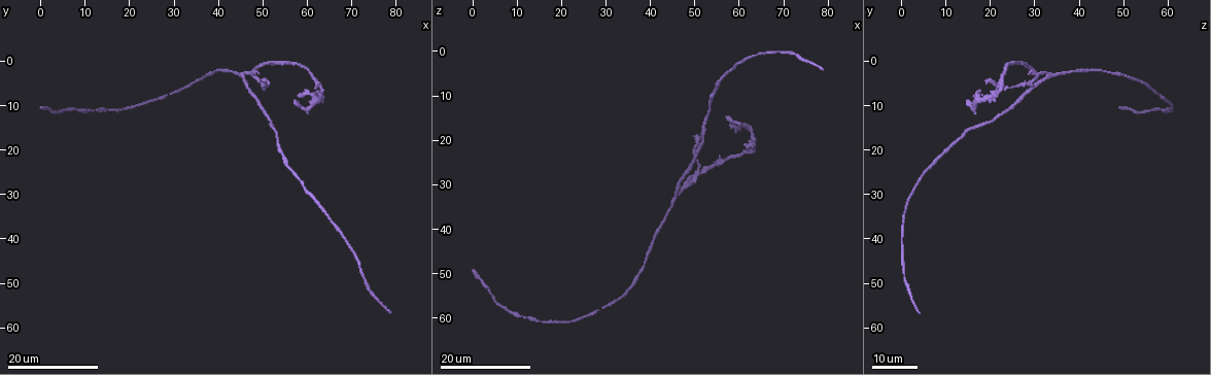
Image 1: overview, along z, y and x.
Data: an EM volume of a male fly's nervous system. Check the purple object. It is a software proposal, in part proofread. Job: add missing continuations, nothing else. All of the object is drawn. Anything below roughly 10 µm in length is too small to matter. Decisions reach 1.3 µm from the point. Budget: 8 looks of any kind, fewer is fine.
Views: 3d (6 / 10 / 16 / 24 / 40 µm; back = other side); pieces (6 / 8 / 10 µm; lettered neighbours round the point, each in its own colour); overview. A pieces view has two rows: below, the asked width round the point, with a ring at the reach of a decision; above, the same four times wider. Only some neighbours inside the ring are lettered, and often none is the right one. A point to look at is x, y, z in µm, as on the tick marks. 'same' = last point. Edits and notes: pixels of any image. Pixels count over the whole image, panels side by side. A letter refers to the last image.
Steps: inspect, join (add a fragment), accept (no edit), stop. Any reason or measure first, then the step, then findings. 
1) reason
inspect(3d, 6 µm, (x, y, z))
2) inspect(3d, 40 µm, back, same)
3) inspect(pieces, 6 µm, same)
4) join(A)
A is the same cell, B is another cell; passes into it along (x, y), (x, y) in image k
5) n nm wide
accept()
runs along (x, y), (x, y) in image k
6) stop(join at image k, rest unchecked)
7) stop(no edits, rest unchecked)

an open end
inspect(3d, 16 µm, (57.0, 9.0, 15.0))

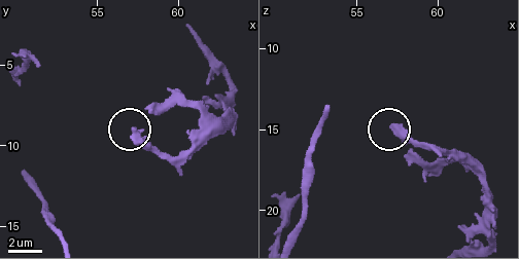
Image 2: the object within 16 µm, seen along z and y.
inspect(pieces, 8 µm, (57.3, 9.0, 14.7))

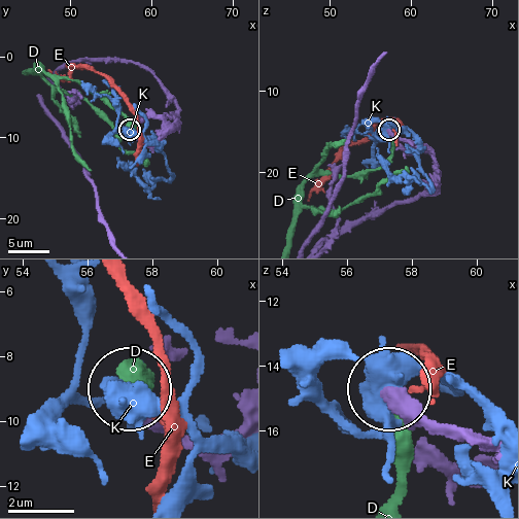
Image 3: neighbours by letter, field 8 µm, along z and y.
accept()
D, E and K are other cells; no lettered fragment goes on from it

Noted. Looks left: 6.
an open end
inspect(3d, 16 µm, (50.0, 4.0, 19.0))

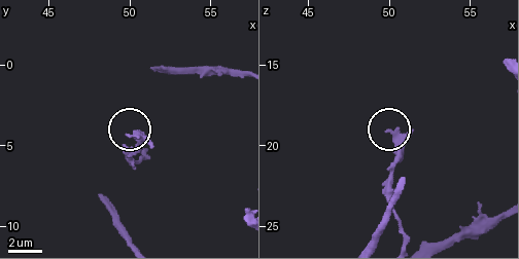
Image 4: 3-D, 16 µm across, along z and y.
inspect(pieces, 10 µm, (50.0, 4.4, 19.0))

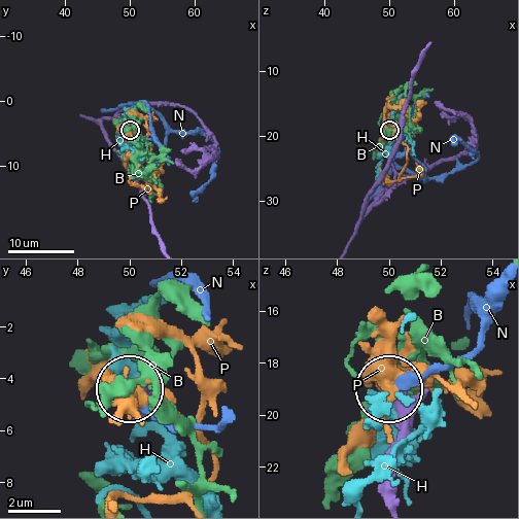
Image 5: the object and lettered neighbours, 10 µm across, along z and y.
accept()
B, H, N and P are other cells; no lettered fragment goes on from it

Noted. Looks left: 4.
long arm stops here
inspect(3d, 16 µm, (78.5, 56.0, 4.0))

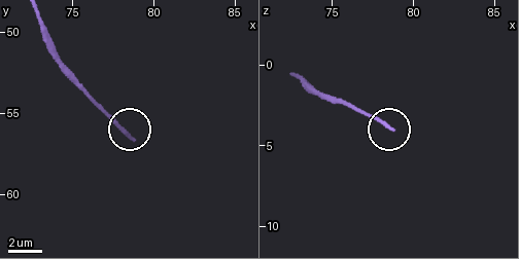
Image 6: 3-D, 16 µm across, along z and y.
inspect(pieces, 8 µm, (78.8, 56.5, 4.1))

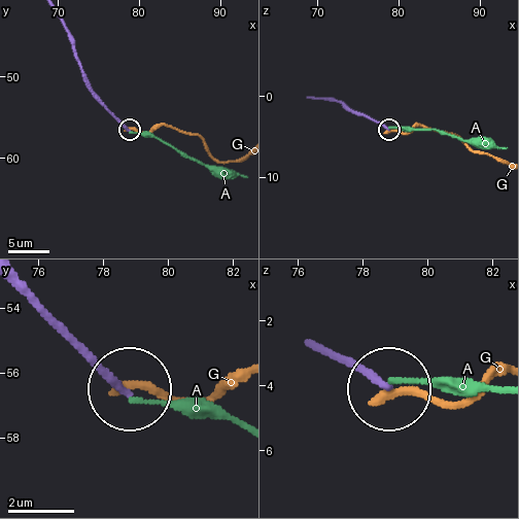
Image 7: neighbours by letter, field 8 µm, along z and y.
accept()
A and G are other cells; none of them fits

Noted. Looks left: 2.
end of a long branch
inspect(3d, 24 µm, (0.0, 10.5, 49.5))

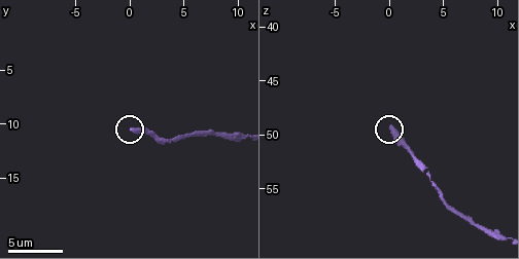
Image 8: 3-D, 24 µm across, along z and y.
inspect(pieces, 10 µm, (0.4, 10.4, 49.2))

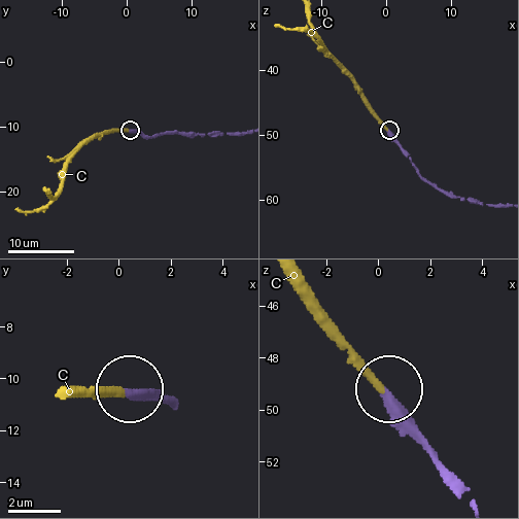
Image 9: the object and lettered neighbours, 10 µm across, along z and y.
join(C)
C is the same cell; passes into it along (143, 134), (106, 131), (94, 135), (65, 167), (64, 180) in image 9; it goes on there

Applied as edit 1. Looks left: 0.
stop(join at image 9, rest unchecked)

